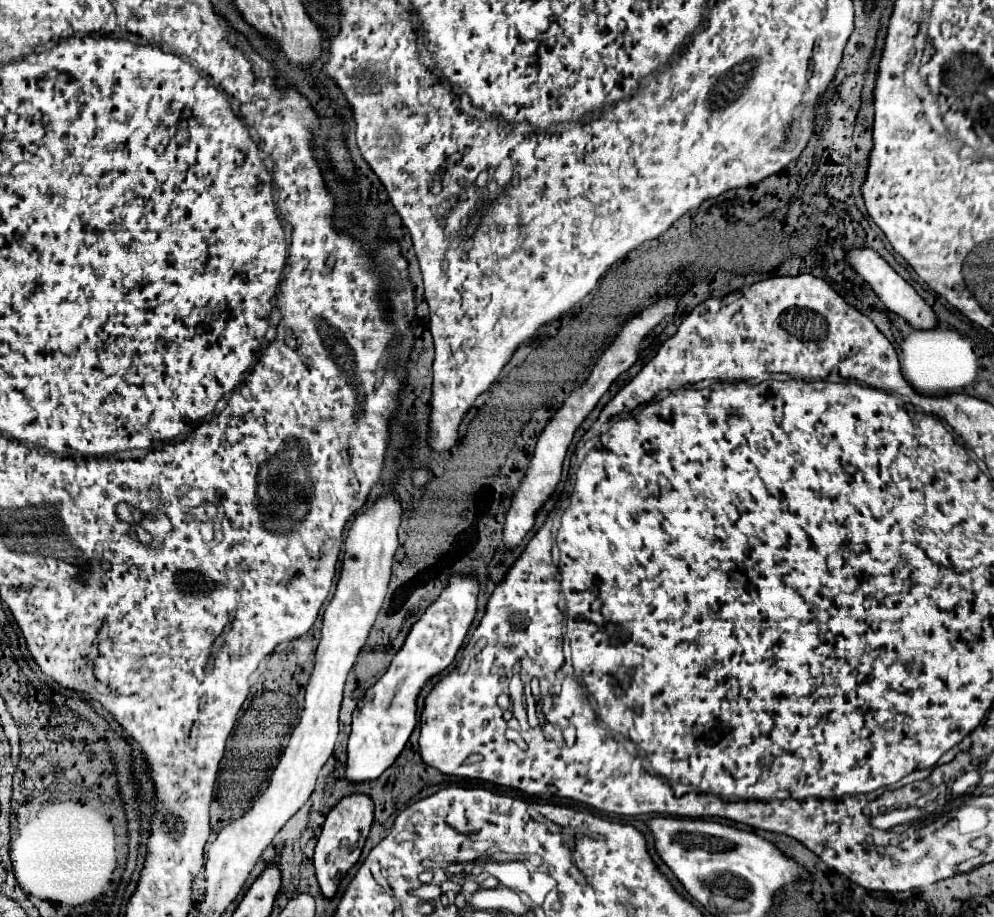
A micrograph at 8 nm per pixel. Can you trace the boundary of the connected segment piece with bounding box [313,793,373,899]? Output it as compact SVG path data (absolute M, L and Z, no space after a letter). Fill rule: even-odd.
M359 793L351 795L351 797L343 797L337 803L337 807L331 809L331 813L327 815L327 821L319 835L319 841L315 847L315 857L313 857L315 875L317 875L317 881L319 881L319 887L321 887L321 893L325 899L335 897L341 879L359 861L371 821L373 821L373 801L369 795L359 795Z

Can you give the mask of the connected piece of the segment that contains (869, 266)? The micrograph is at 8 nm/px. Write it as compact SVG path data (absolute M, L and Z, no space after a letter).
M851 249L847 251L847 261L851 263L851 267L873 287L873 291L879 295L879 299L885 303L887 309L891 309L893 313L901 315L911 327L915 329L933 329L937 325L937 317L933 313L933 309L915 293L915 289L899 275L895 273L889 263L879 257L873 249Z

